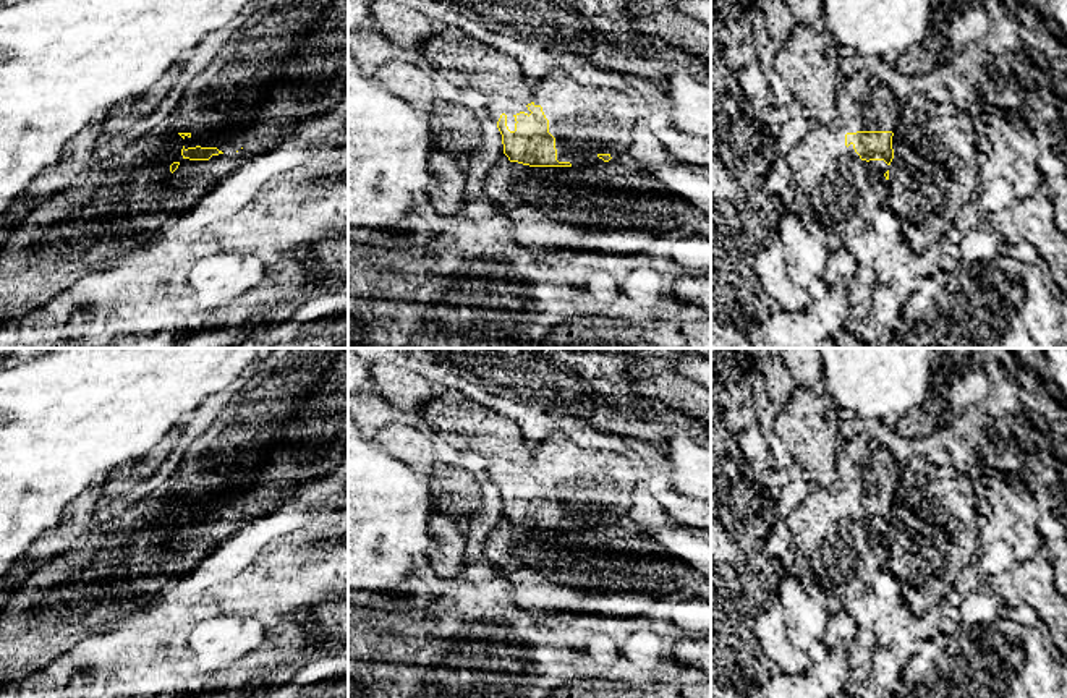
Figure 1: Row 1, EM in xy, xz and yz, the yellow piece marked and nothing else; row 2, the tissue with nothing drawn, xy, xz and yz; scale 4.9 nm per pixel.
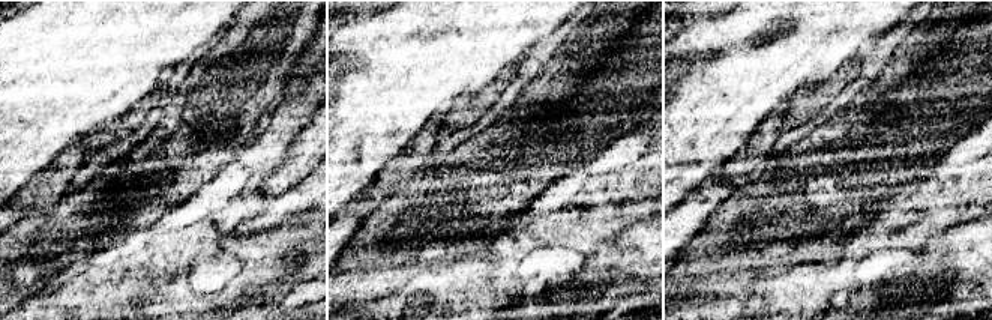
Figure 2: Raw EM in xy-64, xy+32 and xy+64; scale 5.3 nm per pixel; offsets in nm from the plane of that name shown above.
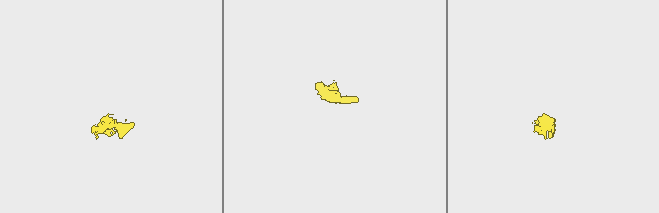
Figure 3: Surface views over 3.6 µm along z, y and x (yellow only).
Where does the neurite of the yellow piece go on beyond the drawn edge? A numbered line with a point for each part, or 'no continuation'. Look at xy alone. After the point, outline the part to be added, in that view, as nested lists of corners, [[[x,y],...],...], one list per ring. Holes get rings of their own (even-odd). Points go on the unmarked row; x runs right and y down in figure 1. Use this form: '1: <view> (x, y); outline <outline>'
no continuation

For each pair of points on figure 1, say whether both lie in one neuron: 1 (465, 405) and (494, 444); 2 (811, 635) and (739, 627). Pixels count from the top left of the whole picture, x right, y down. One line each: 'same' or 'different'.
1: same
2: different

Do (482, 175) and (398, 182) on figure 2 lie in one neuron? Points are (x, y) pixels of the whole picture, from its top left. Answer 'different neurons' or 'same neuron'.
different neurons

